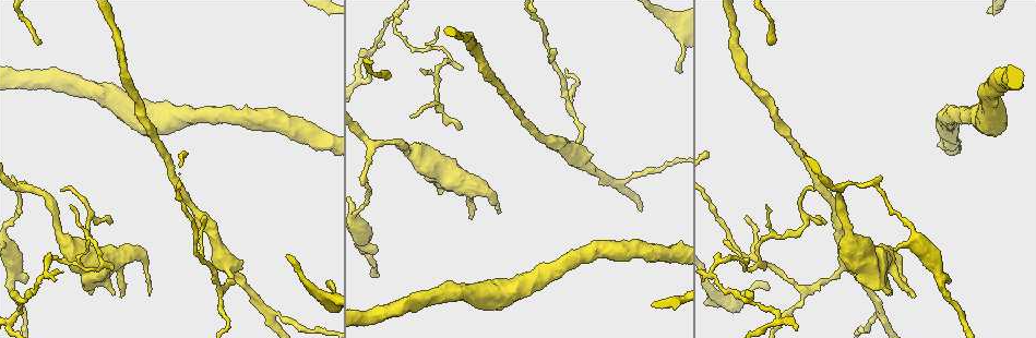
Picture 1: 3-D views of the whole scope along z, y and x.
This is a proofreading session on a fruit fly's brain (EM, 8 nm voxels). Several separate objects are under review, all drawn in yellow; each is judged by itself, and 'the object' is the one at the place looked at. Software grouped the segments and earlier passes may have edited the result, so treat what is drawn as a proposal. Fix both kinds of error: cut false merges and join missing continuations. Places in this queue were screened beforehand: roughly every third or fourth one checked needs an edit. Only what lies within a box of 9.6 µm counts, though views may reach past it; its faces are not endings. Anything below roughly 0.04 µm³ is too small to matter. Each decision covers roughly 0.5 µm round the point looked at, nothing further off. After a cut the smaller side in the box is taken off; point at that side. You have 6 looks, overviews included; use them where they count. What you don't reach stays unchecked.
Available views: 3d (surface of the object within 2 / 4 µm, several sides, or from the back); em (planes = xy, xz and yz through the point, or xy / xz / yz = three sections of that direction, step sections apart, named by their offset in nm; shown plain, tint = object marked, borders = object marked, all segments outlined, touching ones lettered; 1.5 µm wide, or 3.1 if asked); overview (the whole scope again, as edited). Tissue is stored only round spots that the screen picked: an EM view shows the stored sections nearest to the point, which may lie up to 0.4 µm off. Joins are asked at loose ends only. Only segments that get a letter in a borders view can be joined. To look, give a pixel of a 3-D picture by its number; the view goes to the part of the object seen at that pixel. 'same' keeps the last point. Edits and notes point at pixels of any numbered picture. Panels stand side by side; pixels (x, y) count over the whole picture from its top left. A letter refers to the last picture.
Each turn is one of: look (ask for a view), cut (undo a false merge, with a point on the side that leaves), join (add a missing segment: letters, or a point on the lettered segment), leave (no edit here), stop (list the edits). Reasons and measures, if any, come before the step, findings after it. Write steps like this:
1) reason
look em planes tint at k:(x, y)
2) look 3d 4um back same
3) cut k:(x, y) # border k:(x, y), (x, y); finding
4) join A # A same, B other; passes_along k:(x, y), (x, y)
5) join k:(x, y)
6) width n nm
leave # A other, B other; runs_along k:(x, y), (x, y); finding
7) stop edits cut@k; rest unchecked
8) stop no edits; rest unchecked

an open end
look 3d 2um at 1:(552, 48)

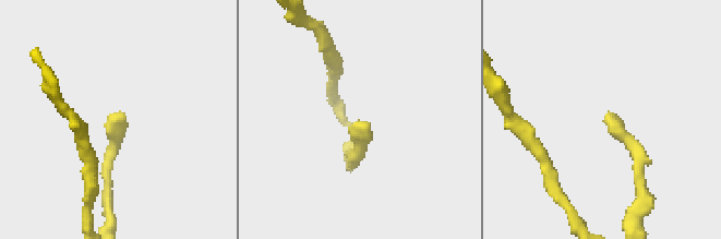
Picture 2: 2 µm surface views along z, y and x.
look em planes borders at 2:(356, 124)

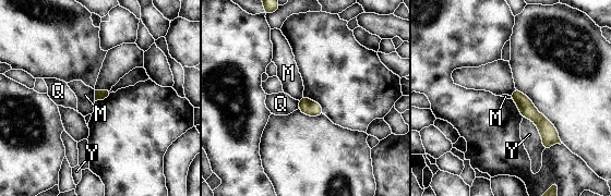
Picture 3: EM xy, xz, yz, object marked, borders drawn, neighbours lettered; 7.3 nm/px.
longest_contact Y 300 nm
leave # M other, Q other, Y other; border 3:(94, 90), (95, 100); none of them fits

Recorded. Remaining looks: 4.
three arms meet
look em planes borders at 1:(803, 289)

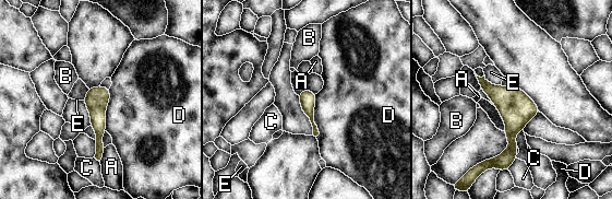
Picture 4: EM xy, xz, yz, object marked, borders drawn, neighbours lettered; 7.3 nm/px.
leave # A other, B other, C other, D other, E other; runs_along 4:(481, 80), (512, 110), (504, 166); continuous, no second cell

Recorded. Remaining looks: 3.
look 3d 2um at 1:(462, 128)

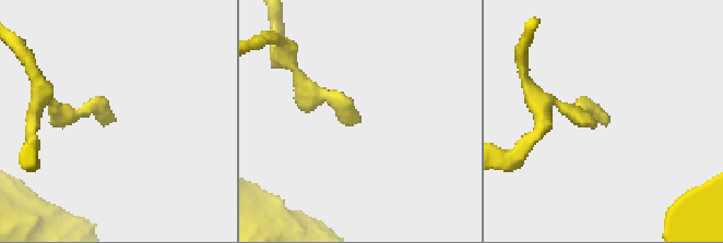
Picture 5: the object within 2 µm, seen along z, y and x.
now the EM
look em planes borders at 5:(603, 123)

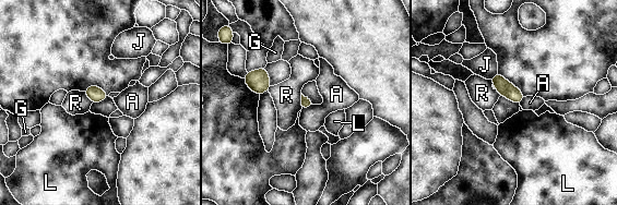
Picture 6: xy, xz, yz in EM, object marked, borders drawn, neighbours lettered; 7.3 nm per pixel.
longest_contact R 110 nm
leave # A other, G other, J other, L other, R other; no lettered segment goes on from it

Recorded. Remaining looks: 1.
stop no edits; rest unchecked

